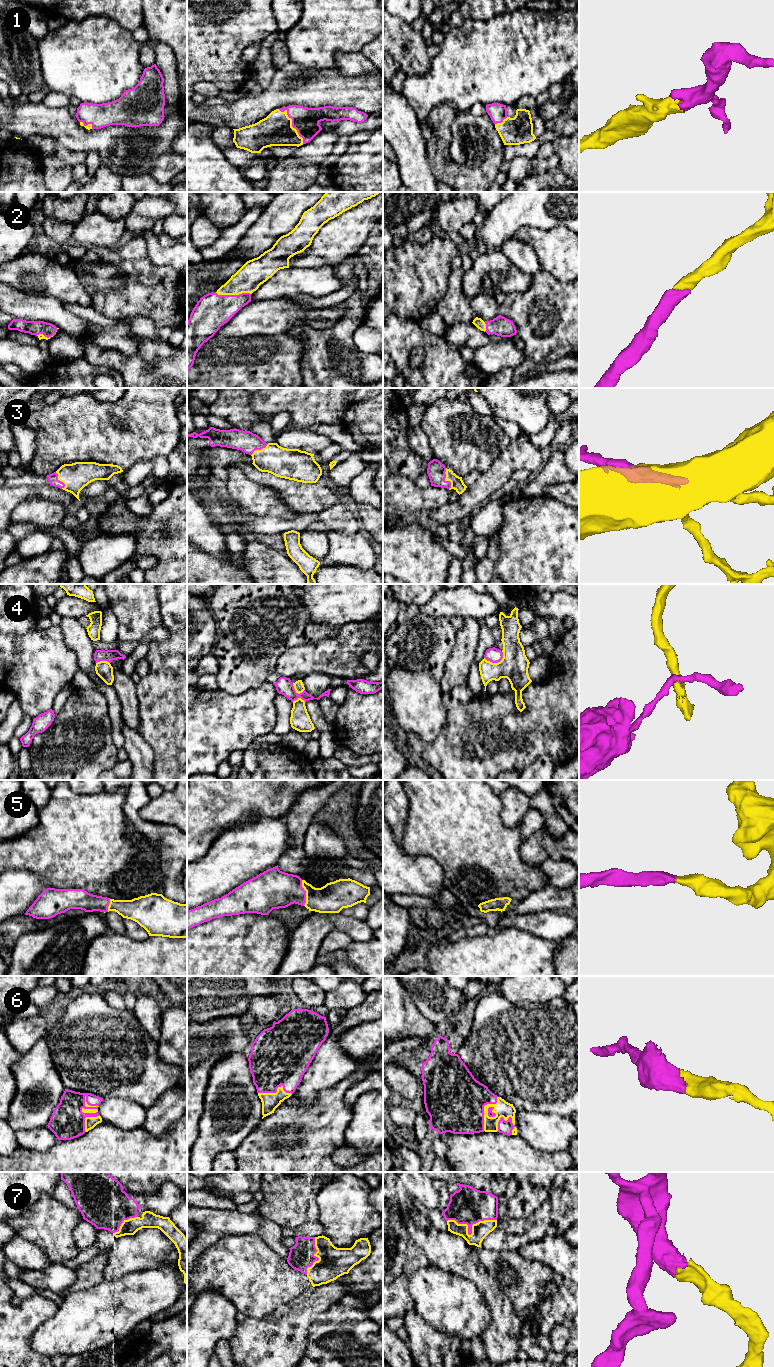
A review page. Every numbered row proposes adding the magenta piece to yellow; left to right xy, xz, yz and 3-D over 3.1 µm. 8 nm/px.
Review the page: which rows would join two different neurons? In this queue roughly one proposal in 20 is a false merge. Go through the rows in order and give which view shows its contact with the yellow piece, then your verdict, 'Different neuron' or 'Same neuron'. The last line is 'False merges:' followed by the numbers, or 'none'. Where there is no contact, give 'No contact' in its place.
1: Touches yellow in xz. Same neuron
2: Touches yellow in xz. Same neuron
3: Touches yellow in yz. Same neuron
4: Touches yellow in yz. Different neuron
5: Touches yellow in xz. Same neuron
6: Touches yellow in xy. Same neuron
7: Touches yellow in yz. Same neuron
False merges: 4

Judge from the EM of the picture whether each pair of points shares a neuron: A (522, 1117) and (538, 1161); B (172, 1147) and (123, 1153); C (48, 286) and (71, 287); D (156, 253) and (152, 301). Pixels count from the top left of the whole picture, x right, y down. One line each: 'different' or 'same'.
A: different
B: same
C: same
D: different

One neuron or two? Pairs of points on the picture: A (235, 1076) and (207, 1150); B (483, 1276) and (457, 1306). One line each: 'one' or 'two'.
A: one
B: two

